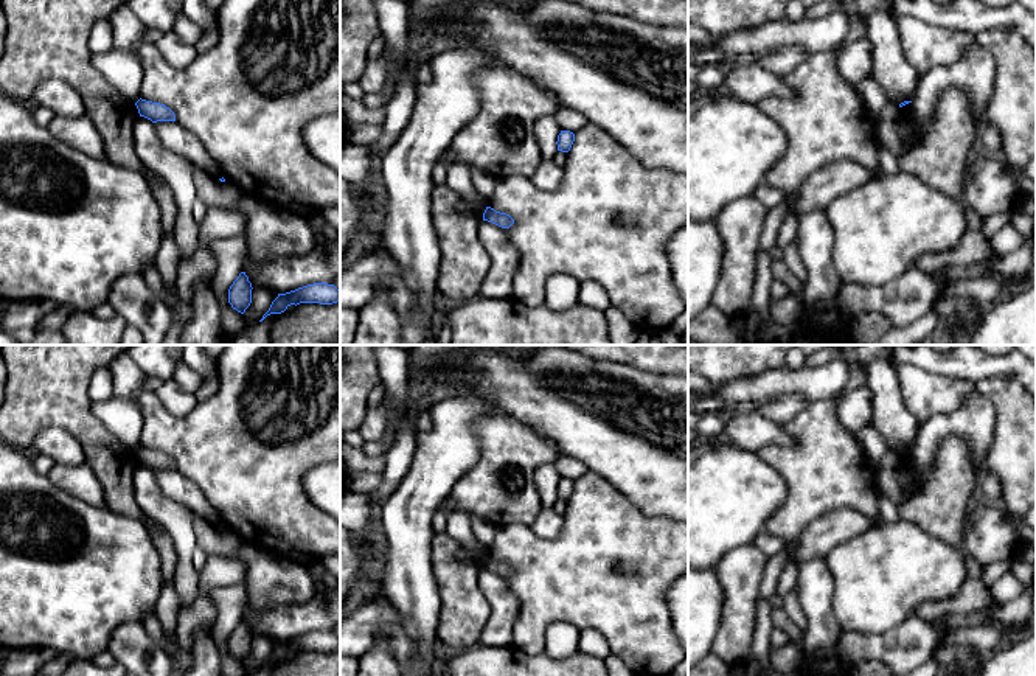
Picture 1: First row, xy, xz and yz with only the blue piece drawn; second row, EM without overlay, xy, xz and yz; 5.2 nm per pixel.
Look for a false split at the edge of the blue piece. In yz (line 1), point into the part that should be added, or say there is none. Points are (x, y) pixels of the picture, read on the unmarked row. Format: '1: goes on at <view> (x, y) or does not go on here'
1: does not go on here

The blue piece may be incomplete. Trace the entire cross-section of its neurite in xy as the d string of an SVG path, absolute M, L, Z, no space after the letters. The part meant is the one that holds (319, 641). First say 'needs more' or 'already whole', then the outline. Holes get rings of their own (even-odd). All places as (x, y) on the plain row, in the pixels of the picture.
already whole | M314 631L295 639L278 642L278 645L272 650L269 659L262 664L259 670L262 670L270 662L281 662L290 653L300 651L320 651L320 653L332 653L340 648L340 639L334 632L328 631Z

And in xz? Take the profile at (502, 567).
already whole | M486 555L483 569L492 570L502 577L509 577L514 572L514 567L509 563L495 559L491 555Z

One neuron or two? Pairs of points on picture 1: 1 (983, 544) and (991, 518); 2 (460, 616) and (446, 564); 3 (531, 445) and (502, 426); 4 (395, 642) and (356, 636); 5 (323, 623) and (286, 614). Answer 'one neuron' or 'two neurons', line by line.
1: one neuron
2: one neuron
3: one neuron
4: one neuron
5: one neuron

